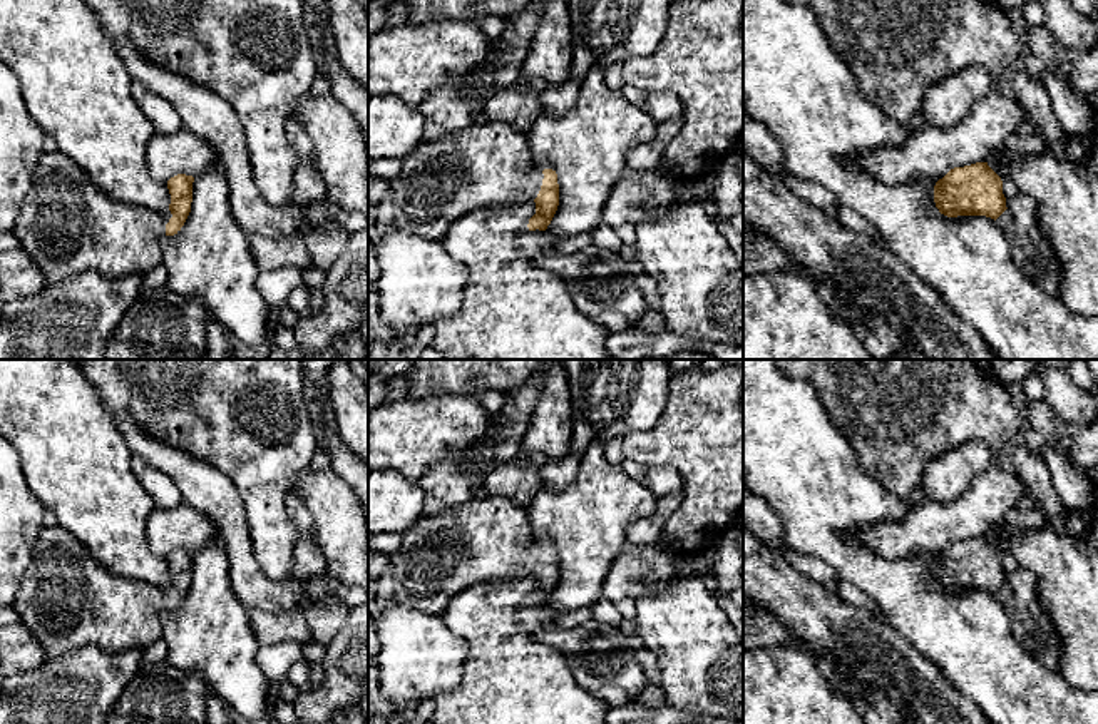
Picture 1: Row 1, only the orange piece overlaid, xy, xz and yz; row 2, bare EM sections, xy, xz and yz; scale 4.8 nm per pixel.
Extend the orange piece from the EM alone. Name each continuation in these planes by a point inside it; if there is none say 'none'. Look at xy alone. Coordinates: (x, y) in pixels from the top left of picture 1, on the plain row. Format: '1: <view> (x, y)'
1: xy (67, 601)

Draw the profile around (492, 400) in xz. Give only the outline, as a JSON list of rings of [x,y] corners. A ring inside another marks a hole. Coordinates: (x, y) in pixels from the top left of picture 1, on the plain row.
[[[480,388],[475,396],[490,415],[495,415],[502,408],[505,400],[505,393],[487,388]]]

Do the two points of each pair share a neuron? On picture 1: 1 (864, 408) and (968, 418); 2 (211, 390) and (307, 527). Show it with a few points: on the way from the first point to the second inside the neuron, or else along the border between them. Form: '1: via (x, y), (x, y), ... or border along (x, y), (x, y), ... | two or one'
1: via (889, 408), (943, 408) | one
2: border along (292, 489), (287, 497), (287, 514), (300, 534) | two

